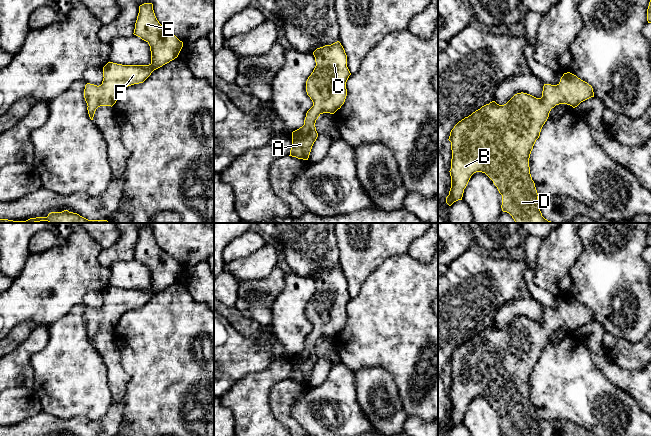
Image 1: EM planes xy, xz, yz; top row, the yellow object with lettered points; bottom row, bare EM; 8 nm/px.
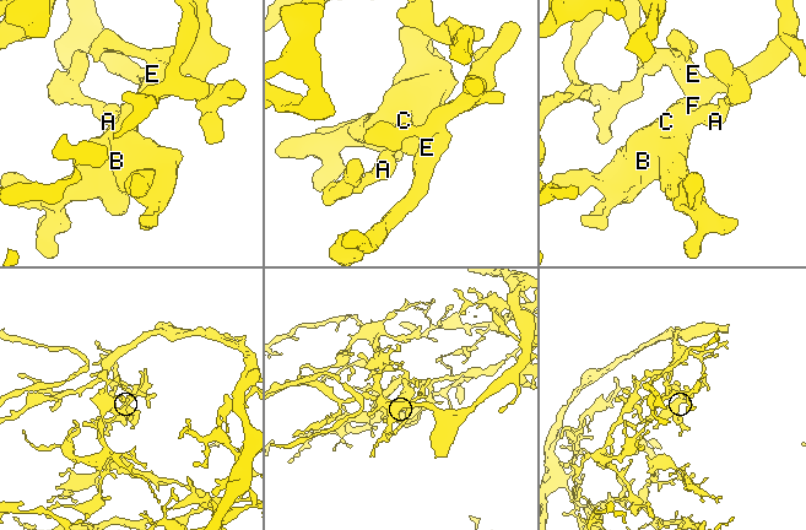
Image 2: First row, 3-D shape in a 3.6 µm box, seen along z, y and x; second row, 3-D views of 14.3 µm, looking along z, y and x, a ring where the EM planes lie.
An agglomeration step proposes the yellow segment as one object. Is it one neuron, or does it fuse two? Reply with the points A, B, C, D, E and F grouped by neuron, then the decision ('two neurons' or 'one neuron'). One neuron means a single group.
A B C D E F; one neuron

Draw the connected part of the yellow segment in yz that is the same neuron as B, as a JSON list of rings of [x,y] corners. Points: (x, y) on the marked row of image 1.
[[[567,72],[557,85],[544,84],[541,98],[517,93],[504,105],[492,101],[459,121],[448,139],[452,159],[449,171],[451,188],[446,203],[451,206],[462,200],[471,176],[482,172],[493,181],[502,195],[502,211],[509,213],[516,223],[554,223],[545,219],[539,209],[539,195],[530,174],[530,154],[552,108],[559,104],[575,108],[591,97],[594,97],[592,86]]]

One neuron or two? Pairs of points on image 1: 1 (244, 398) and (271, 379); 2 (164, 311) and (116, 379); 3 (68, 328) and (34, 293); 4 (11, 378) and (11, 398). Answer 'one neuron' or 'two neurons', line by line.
1: one neuron
2: two neurons
3: two neurons
4: two neurons

